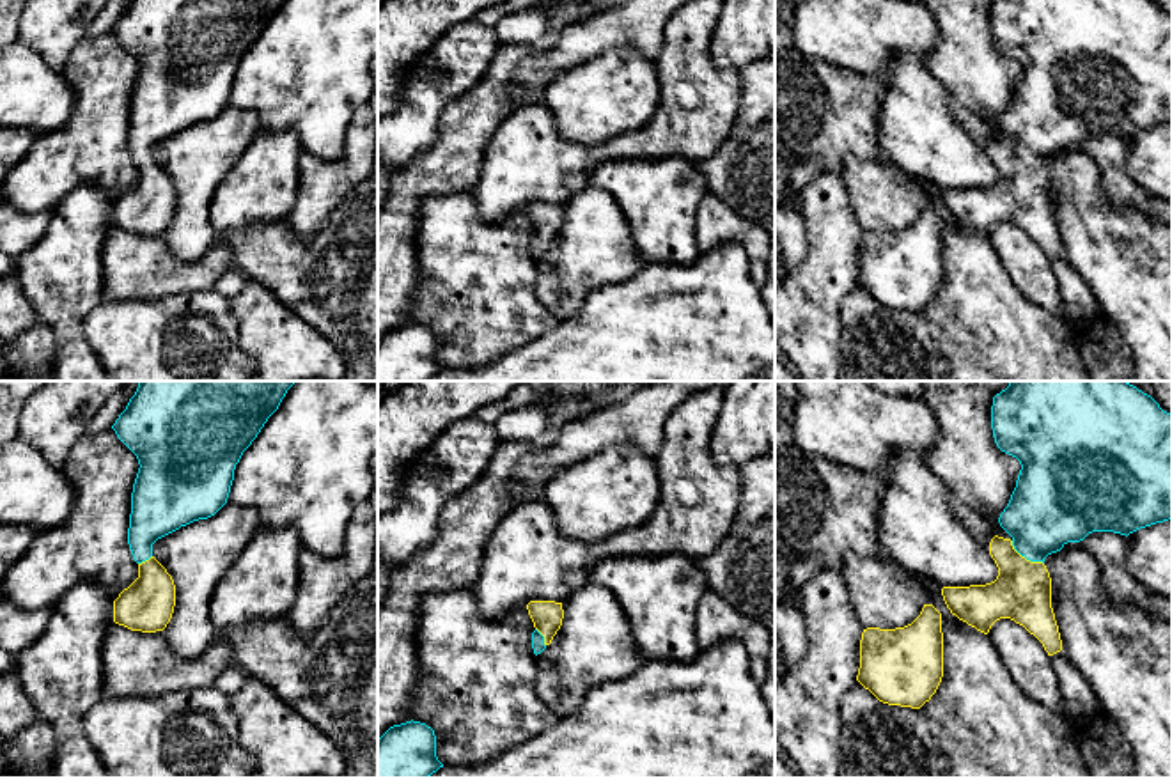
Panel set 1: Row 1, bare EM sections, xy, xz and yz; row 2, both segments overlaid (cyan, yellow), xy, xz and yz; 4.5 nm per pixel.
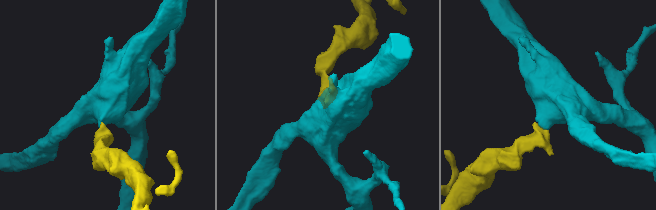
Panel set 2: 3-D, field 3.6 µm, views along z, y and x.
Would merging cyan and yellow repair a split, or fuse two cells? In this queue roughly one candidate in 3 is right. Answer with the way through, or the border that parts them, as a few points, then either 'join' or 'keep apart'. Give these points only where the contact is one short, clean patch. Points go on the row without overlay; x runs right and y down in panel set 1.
runs through yz (1048, 110), (1039, 121), (1025, 160), (1022, 194); join

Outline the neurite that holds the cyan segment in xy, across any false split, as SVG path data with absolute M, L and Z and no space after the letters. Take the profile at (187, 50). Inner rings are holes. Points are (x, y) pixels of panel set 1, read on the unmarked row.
M131 0L112 32L137 58L138 76L131 96L128 147L138 181L113 204L113 225L131 234L163 234L176 209L176 188L152 159L152 147L199 122L215 119L225 106L234 73L284 0Z

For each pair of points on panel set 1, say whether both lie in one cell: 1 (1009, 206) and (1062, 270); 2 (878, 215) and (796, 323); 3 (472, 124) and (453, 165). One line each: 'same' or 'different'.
1: same
2: different
3: same

